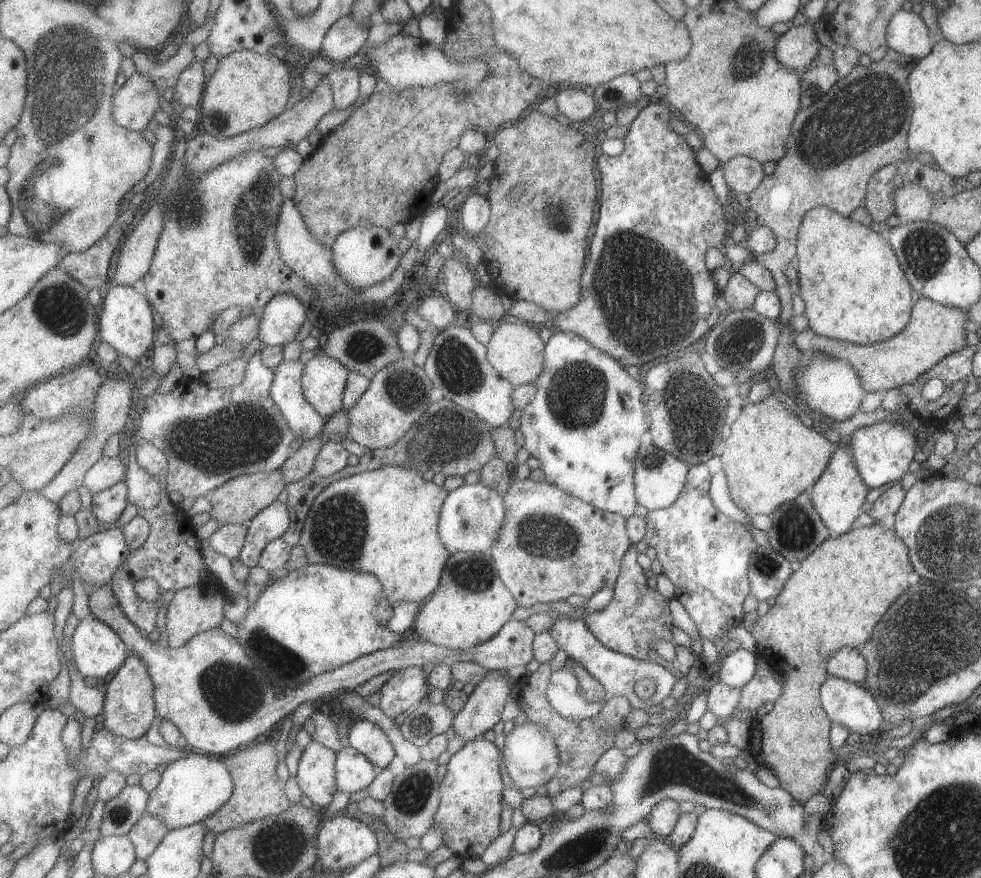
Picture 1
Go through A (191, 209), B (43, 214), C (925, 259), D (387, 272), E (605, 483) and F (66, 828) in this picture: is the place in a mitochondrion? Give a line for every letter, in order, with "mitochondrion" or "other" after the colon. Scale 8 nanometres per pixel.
A: mitochondrion
B: mitochondrion
C: mitochondrion
D: other
E: other
F: other

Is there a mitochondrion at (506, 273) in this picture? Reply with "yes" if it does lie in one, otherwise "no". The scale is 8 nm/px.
no

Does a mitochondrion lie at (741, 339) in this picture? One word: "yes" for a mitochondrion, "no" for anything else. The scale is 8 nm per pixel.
yes

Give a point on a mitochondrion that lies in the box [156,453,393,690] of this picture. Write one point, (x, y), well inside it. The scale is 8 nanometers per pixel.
(338, 527)

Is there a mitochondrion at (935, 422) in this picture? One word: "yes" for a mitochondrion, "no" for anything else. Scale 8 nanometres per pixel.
no

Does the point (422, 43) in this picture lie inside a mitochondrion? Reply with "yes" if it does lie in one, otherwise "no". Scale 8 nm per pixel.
no

